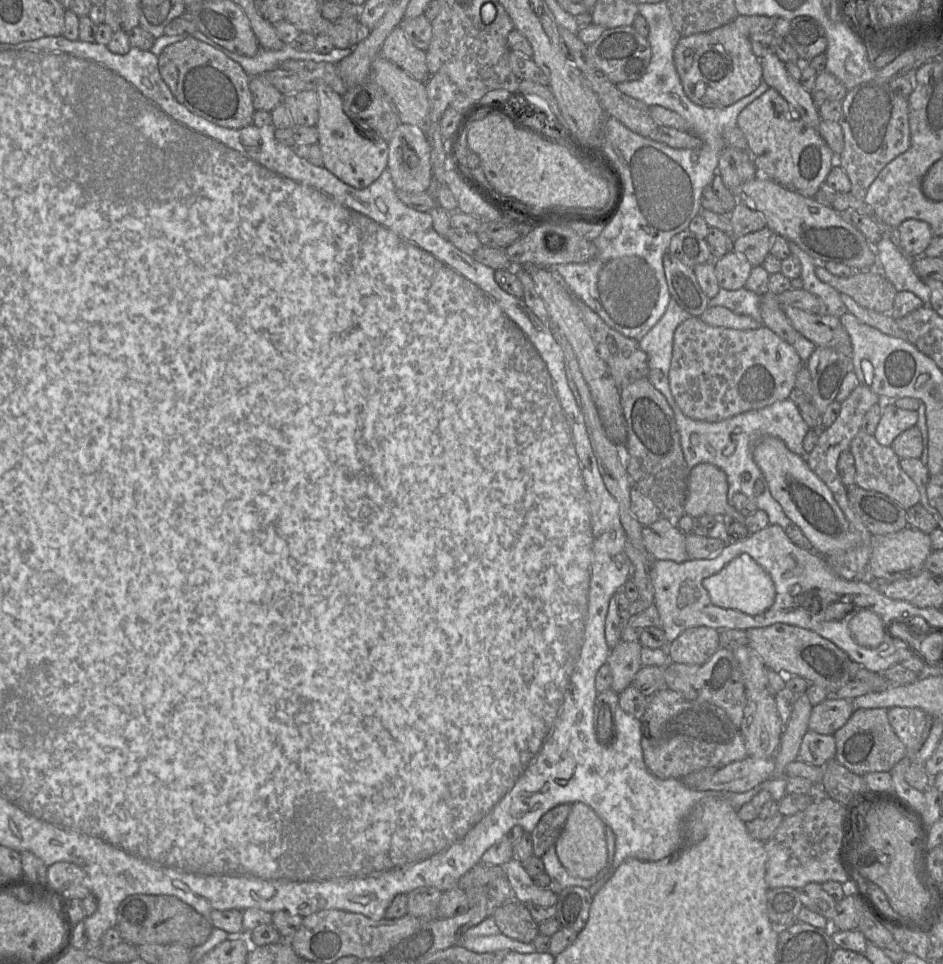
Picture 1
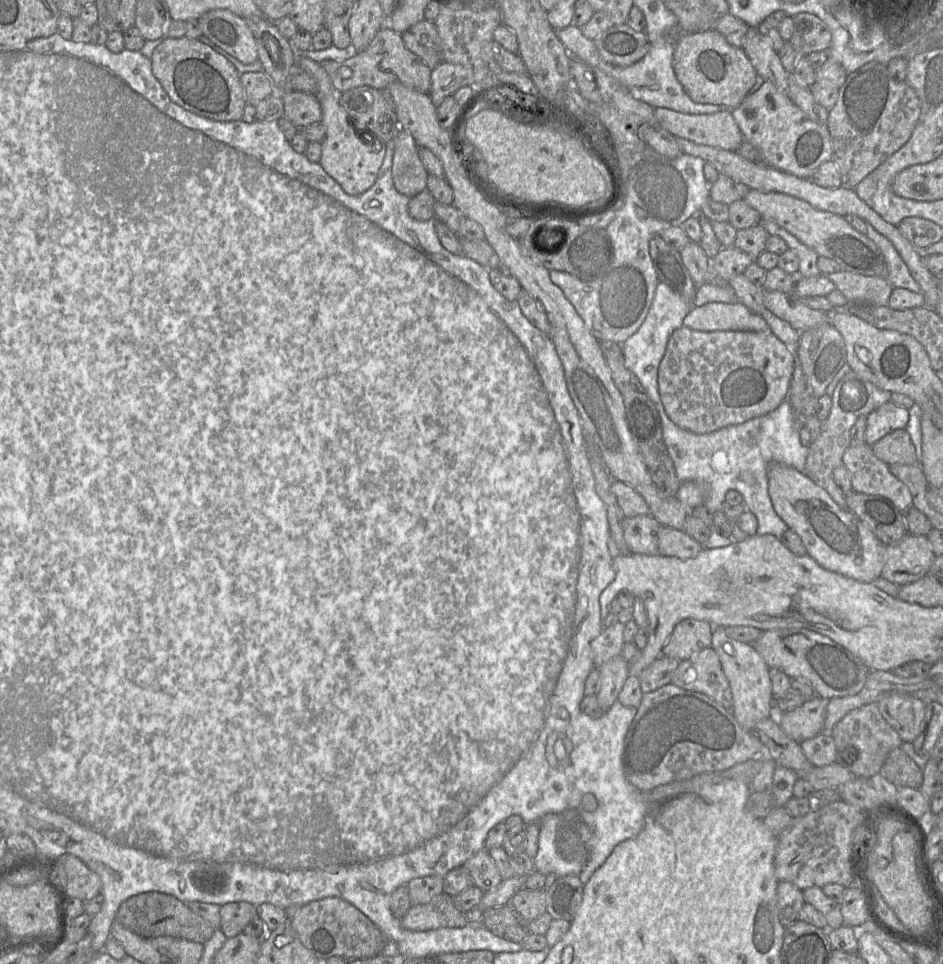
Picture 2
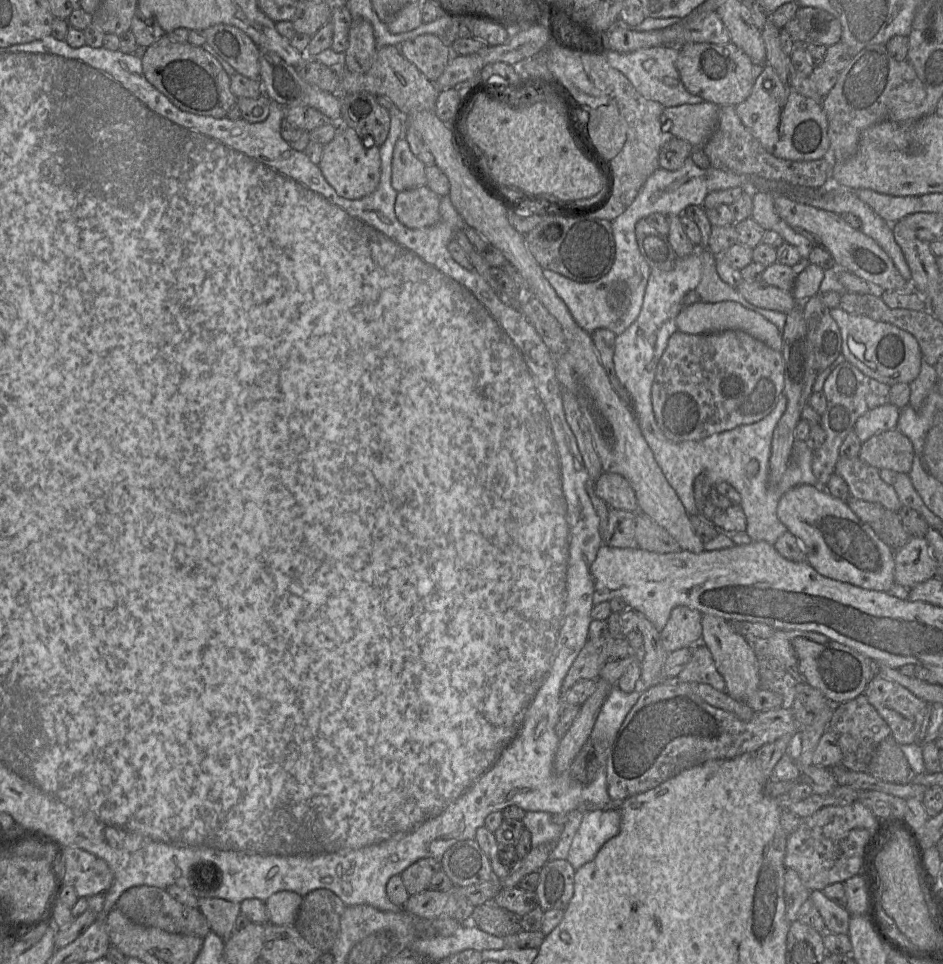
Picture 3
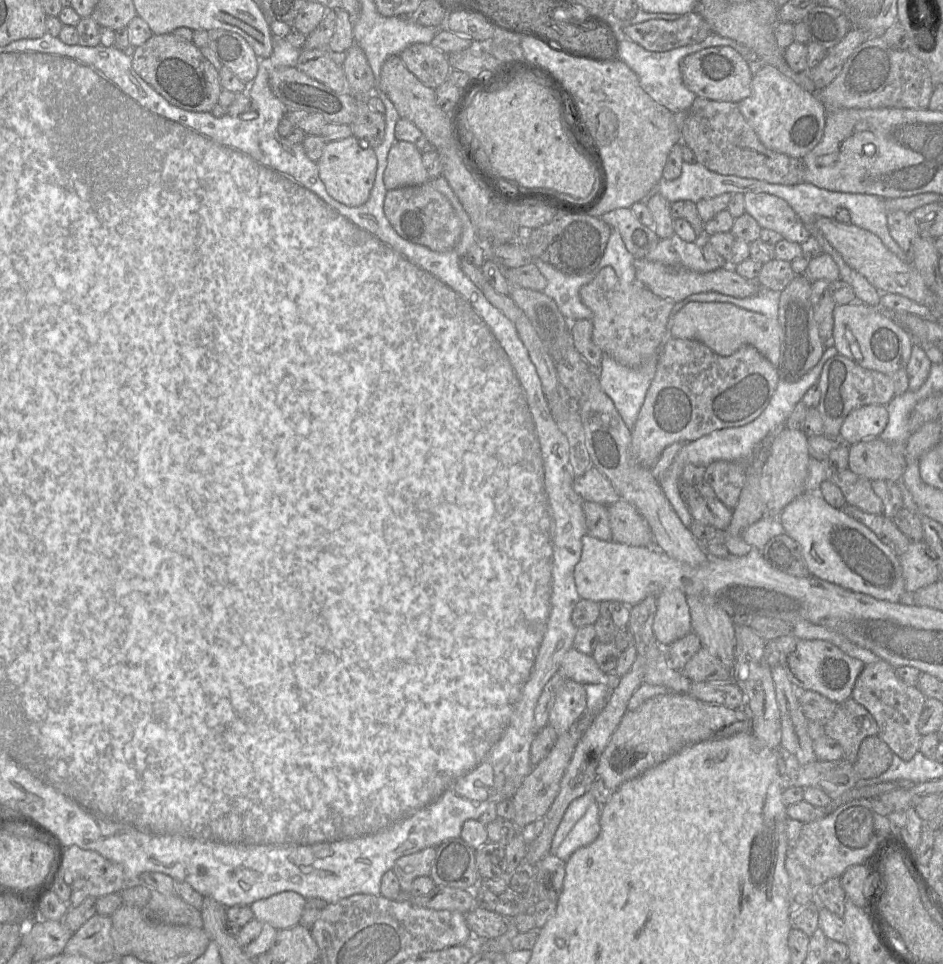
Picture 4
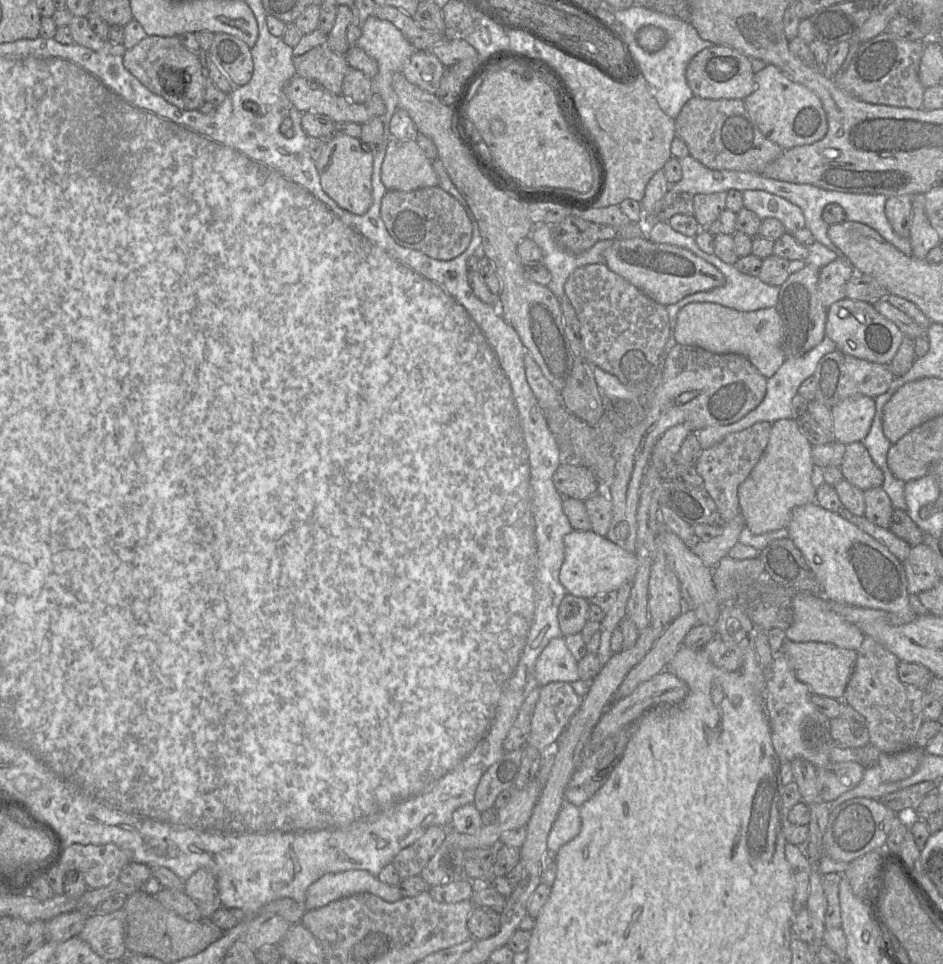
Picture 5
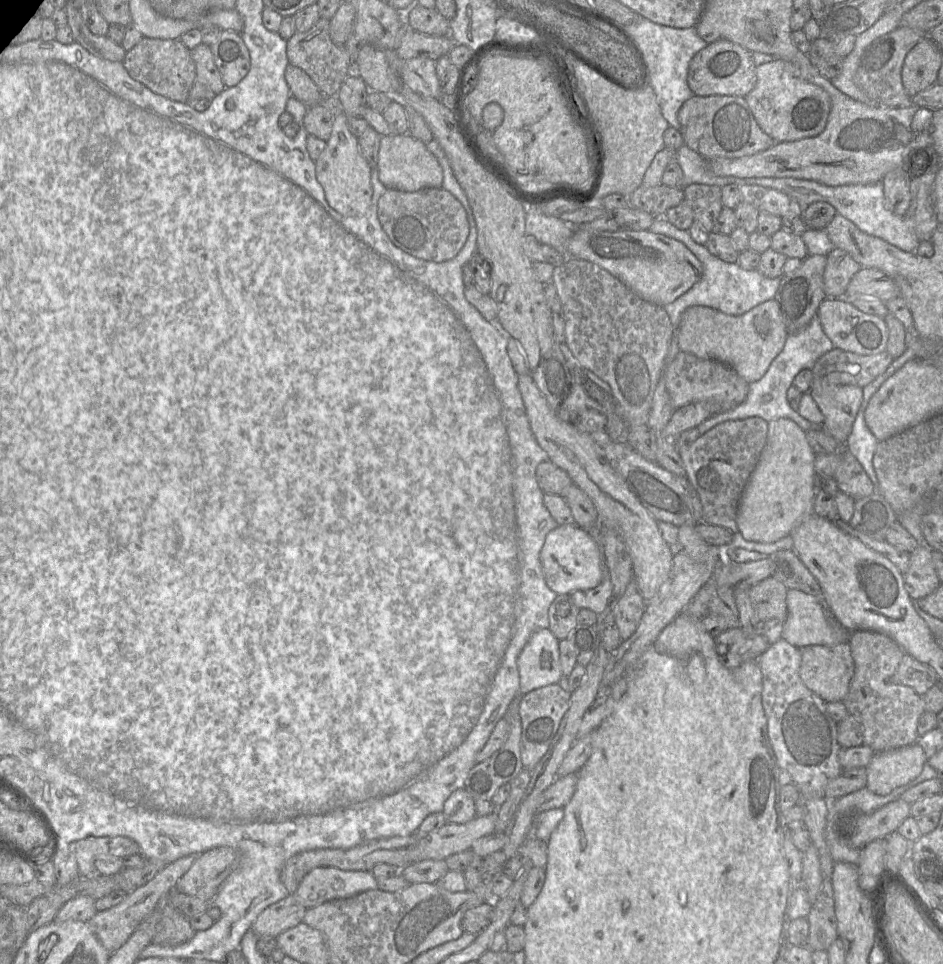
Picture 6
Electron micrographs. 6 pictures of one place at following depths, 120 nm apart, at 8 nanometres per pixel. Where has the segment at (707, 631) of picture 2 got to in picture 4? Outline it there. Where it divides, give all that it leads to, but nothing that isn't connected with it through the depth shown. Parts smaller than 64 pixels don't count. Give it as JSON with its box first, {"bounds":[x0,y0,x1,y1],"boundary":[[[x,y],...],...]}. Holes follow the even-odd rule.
{"bounds":[653,589,692,647],"boundary":[[[678,589],[663,590],[656,595],[656,613],[653,621],[655,640],[662,647],[692,632],[686,595]]]}

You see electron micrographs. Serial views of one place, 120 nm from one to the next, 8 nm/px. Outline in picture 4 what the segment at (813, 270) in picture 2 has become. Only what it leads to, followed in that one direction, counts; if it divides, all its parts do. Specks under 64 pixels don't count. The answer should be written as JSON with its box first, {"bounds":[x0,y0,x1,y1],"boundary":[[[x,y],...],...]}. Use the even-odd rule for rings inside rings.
{"bounds":[744,192,811,244],"boundary":[[[748,192],[744,194],[744,204],[745,212],[750,214],[761,228],[776,231],[784,239],[801,244],[811,236],[793,208],[782,198],[764,192]]]}

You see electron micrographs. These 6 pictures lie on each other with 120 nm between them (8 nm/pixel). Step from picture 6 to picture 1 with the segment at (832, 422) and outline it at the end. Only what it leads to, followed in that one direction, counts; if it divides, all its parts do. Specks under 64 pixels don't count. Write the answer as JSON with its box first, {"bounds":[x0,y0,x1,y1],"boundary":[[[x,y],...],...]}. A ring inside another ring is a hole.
{"bounds":[873,401,917,447],"boundary":[[[886,401],[873,436],[880,445],[891,447],[894,439],[905,430],[916,426],[917,421],[917,411],[900,409],[892,401]]]}

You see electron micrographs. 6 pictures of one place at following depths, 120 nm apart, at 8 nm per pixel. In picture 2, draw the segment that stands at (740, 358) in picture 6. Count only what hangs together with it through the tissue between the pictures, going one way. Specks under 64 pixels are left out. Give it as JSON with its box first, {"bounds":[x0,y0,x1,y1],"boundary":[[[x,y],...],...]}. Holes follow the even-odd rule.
{"bounds":[683,302,771,331],"boundary":[[[711,302],[694,306],[683,326],[698,331],[771,331],[765,319],[742,302]]]}

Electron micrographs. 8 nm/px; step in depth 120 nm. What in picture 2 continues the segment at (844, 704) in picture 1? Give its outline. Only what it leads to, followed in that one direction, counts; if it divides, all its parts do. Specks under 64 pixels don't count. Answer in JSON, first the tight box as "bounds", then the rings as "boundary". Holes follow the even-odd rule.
{"bounds":[774,695,828,743],"boundary":[[[815,695],[793,710],[774,714],[783,731],[801,743],[823,732],[828,700]]]}

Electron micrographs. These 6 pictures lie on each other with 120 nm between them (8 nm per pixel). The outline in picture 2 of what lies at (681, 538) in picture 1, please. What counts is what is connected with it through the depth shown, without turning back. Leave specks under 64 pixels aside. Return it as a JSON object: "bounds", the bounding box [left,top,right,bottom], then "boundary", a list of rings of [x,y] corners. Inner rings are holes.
{"bounds":[622,515,661,555],"boundary":[[[651,515],[625,517],[622,526],[630,552],[642,555],[659,554],[657,533],[661,525]]]}

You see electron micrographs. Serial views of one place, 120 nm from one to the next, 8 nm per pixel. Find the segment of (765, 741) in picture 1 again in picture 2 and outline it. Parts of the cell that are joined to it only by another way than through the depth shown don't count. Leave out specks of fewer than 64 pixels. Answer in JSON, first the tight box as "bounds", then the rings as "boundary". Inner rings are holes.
{"bounds":[711,626,775,730],"boundary":[[[715,626],[711,648],[718,654],[722,670],[729,681],[733,698],[731,711],[737,722],[747,730],[752,730],[758,721],[775,716],[771,668],[754,645],[734,640],[727,635],[724,627]]]}

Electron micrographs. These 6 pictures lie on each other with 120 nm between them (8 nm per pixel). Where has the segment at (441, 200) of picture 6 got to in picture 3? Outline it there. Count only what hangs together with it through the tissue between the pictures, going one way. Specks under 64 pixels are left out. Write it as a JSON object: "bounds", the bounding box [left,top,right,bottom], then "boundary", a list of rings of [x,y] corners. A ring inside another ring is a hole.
{"bounds":[395,185,440,229],"boundary":[[[427,185],[397,193],[395,214],[399,222],[409,229],[435,225],[440,220],[440,196]]]}

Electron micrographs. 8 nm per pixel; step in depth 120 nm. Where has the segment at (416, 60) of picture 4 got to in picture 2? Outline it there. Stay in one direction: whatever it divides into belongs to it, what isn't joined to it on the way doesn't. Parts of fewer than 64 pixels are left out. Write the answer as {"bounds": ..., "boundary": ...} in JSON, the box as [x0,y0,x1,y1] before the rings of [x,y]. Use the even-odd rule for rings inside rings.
{"bounds":[401,19,443,70],"boundary":[[[426,19],[401,34],[407,49],[419,56],[433,70],[443,61],[441,41],[436,25]]]}

